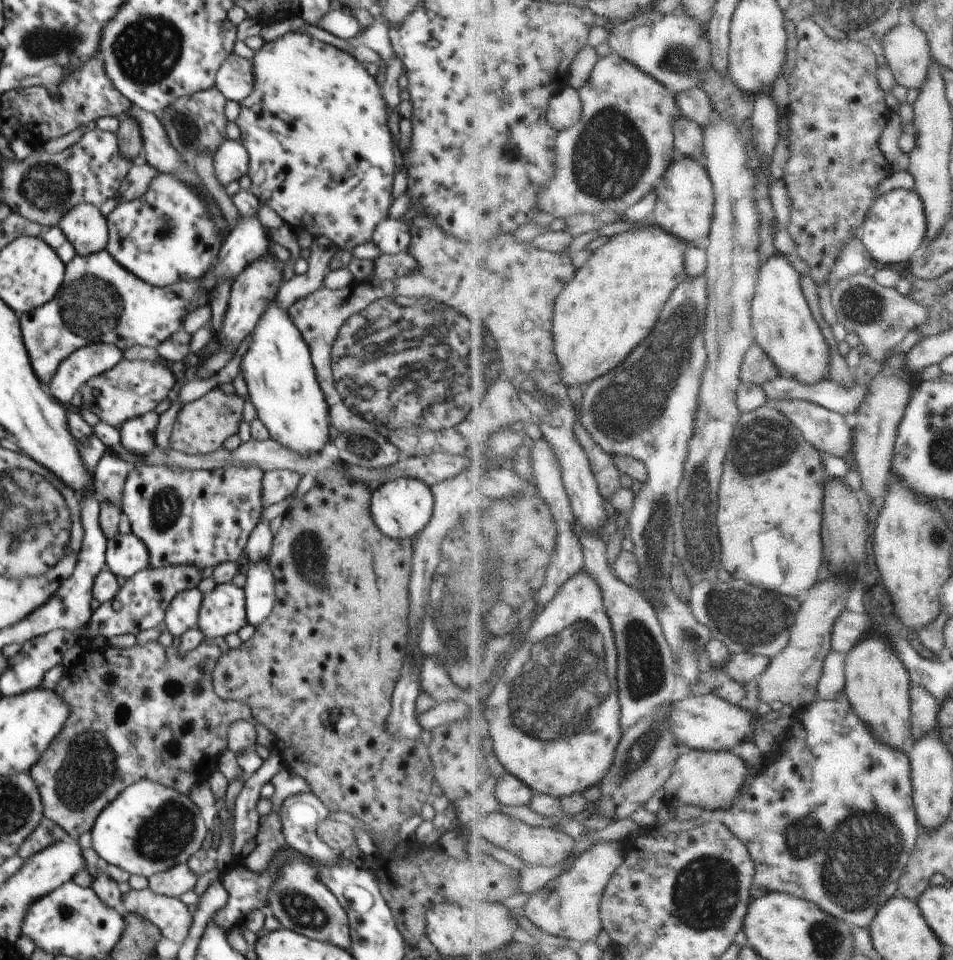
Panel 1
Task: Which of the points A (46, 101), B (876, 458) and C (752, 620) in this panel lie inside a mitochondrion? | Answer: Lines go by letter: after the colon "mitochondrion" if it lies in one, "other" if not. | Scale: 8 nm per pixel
A: other
B: other
C: mitochondrion

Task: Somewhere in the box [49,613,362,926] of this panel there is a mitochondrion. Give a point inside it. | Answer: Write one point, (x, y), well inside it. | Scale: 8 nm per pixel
(162, 837)

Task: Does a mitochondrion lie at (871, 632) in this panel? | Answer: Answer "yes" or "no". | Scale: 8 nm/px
no

